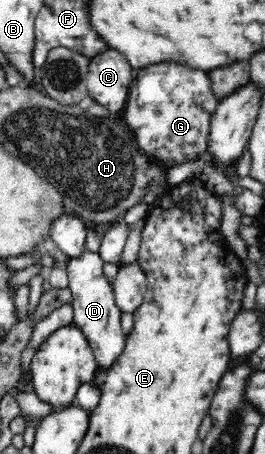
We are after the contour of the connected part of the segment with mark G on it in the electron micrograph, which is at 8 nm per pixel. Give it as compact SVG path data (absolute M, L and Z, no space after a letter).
M159 63L147 69L139 69L137 77L129 87L126 107L123 109L125 111L123 111L123 119L135 135L139 151L159 166L171 164L169 167L173 167L205 156L210 122L218 103L219 100L215 98L214 91L211 90L209 73L199 68L185 67L185 64Z

